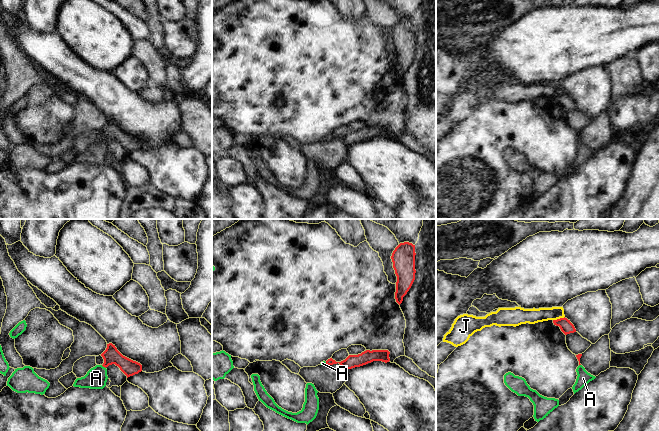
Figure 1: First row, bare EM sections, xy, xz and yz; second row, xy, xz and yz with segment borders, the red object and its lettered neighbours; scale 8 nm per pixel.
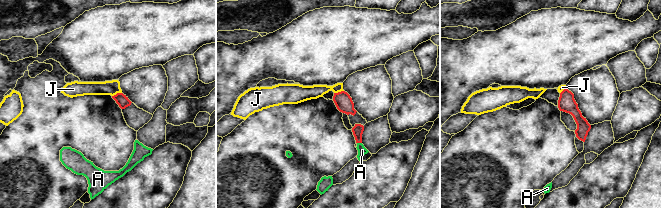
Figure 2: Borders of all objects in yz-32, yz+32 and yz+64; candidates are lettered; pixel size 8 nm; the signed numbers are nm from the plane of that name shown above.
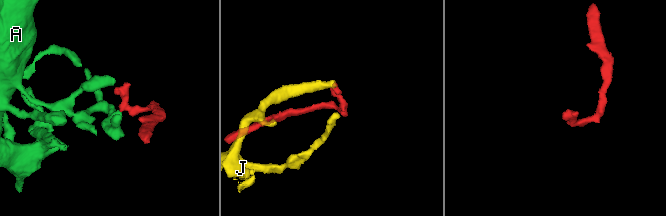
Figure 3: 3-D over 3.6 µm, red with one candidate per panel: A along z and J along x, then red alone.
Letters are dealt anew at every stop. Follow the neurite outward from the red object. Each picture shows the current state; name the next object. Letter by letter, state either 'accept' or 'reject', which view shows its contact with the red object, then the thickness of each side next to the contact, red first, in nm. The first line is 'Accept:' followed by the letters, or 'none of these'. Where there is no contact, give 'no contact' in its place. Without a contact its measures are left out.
Accept: A
A: accept; meets red in xy; 140 nm thick on the red side, 170 nm on the other
J: reject; meets red in yz; 100 nm thick on the red side, 120 nm on the other

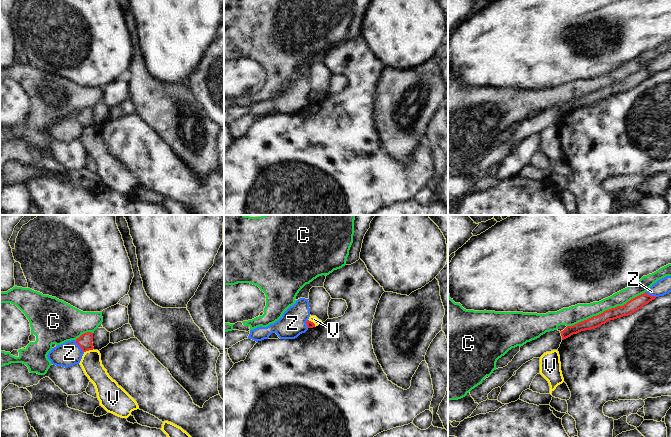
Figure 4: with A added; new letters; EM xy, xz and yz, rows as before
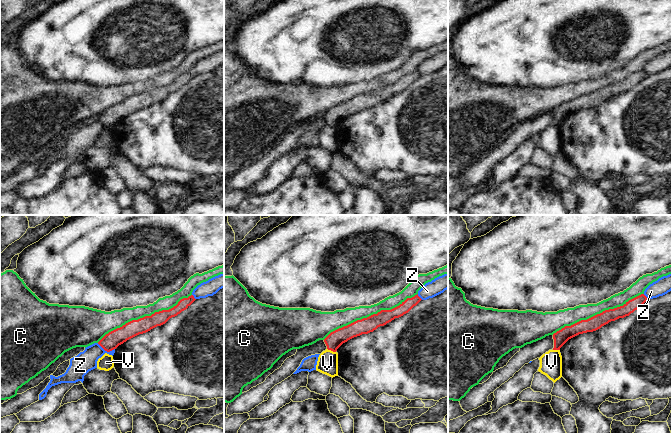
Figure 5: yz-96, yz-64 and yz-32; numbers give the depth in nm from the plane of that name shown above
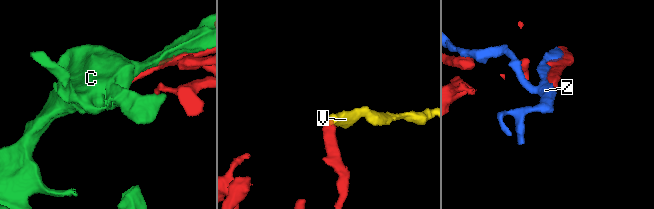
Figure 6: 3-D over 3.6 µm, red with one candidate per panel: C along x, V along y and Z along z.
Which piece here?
Accept: none of these
C: reject; meets red in yz; 100 nm thick on the red side, 140 nm on the other
V: reject; meets red in xy; 110 nm thick on the red side, 170 nm on the other
Z: reject; meets red in xy; 110 nm thick on the red side, 190 nm on the other

